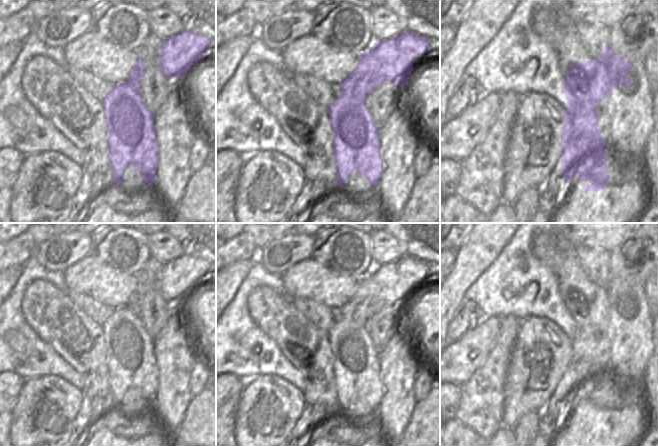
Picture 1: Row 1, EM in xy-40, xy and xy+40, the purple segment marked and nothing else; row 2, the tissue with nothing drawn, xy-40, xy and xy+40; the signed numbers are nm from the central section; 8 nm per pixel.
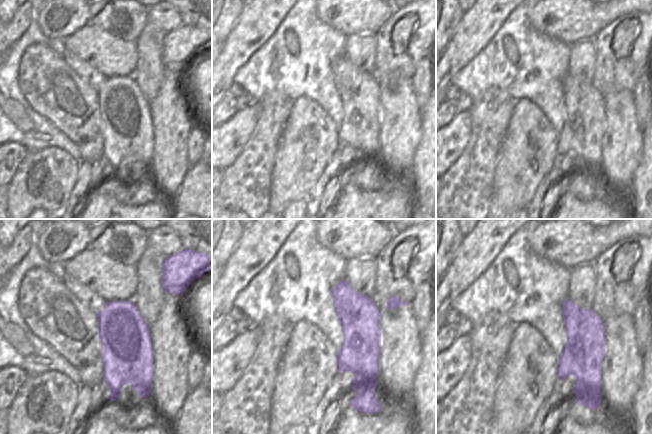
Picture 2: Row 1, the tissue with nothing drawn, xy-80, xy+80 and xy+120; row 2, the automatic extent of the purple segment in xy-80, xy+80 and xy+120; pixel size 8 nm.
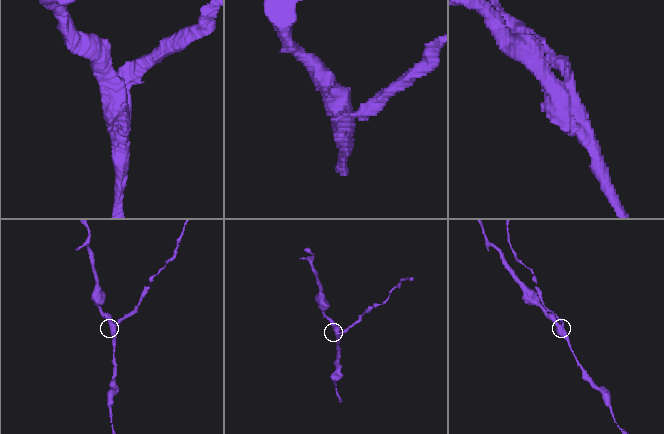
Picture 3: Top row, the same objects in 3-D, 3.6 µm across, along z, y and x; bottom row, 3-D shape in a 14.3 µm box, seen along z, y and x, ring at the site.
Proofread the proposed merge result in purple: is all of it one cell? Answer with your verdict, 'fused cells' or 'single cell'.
fused cells

